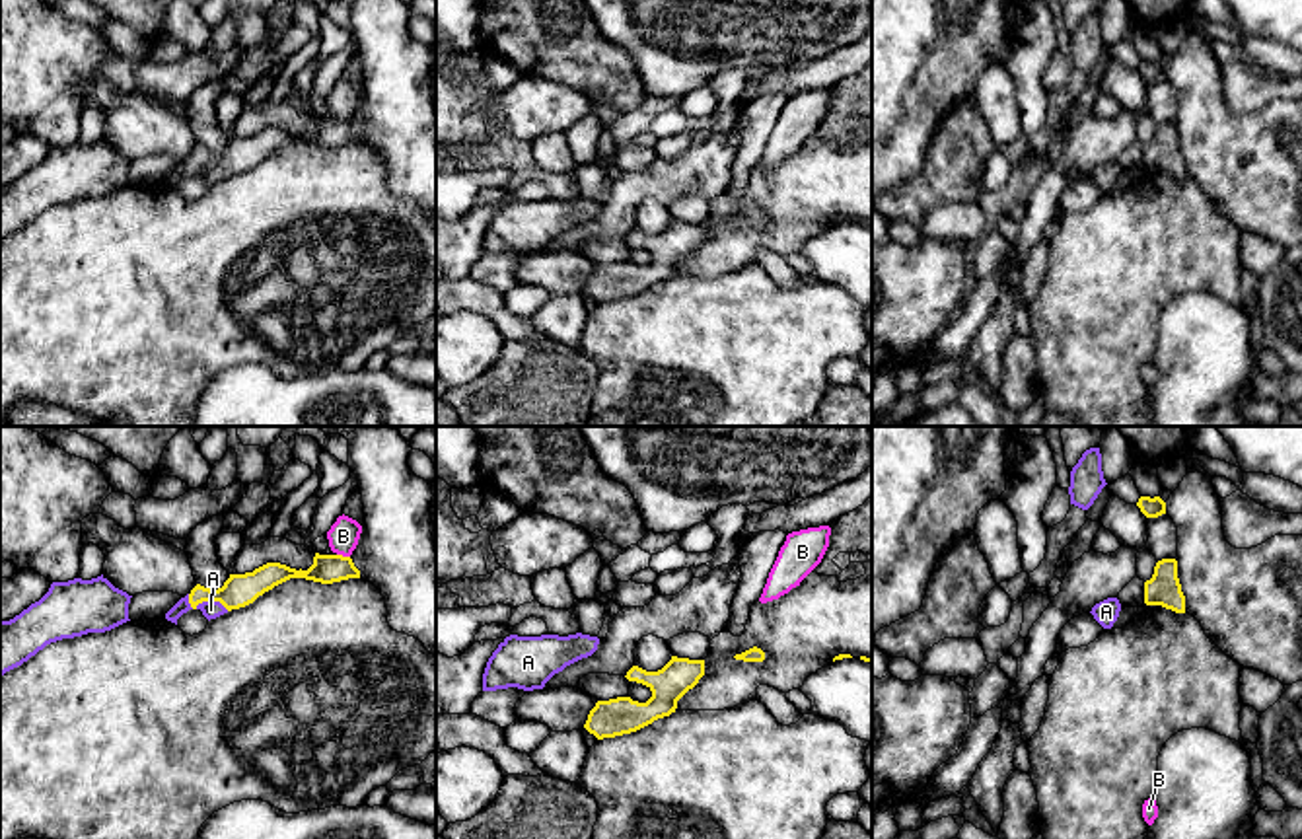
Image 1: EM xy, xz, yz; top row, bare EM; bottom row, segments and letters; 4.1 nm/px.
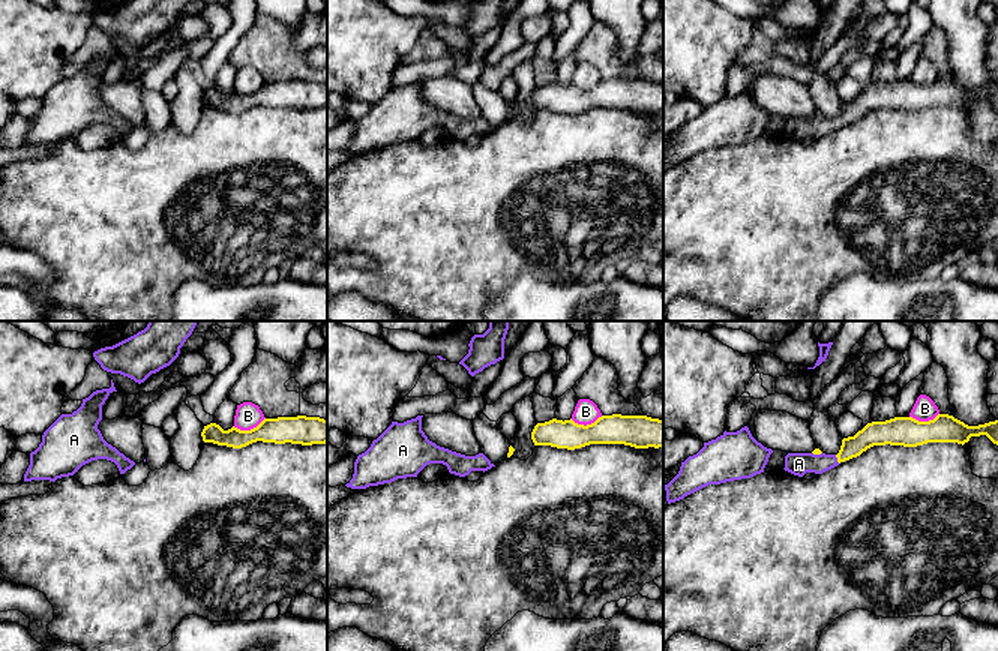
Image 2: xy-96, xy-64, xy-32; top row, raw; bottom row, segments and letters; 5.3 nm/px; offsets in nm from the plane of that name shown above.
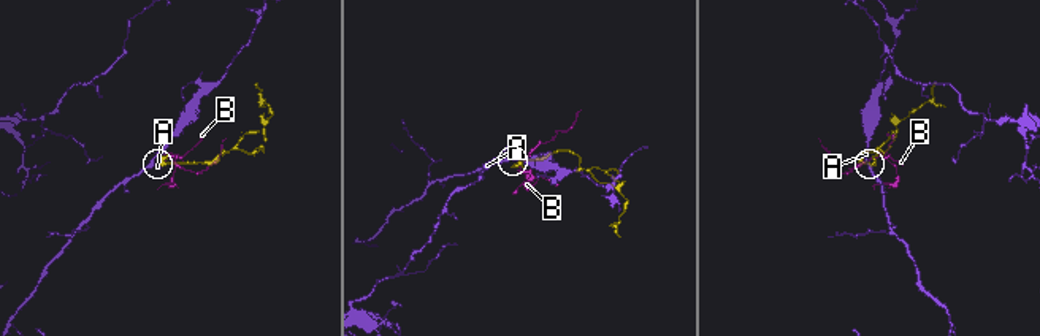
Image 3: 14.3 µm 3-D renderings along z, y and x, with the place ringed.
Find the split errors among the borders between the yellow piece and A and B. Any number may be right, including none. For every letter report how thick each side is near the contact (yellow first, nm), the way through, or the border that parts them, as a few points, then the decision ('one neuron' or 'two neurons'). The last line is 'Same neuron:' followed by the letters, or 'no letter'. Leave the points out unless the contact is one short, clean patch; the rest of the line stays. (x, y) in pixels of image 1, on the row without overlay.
A: 140 nm thick on the yellow side, 80 nm on the other; runs through xy (240, 154), (222, 164), (205, 164), (211, 174); one neuron
B: 120 nm thick on the yellow side, 130 nm on the other; two neurons
Same neuron: A

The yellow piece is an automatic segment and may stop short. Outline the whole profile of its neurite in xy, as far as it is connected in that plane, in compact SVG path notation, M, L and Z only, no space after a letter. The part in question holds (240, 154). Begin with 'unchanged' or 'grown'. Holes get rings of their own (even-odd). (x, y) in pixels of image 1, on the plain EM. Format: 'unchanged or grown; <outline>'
grown; M315 117L313 128L307 134L296 134L280 127L267 127L253 136L230 138L230 142L218 154L197 148L165 177L165 183L177 189L177 183L183 177L189 173L200 173L210 185L232 173L253 167L259 160L290 142L333 148L348 142L360 142L360 134L354 130L350 121L343 119Z

